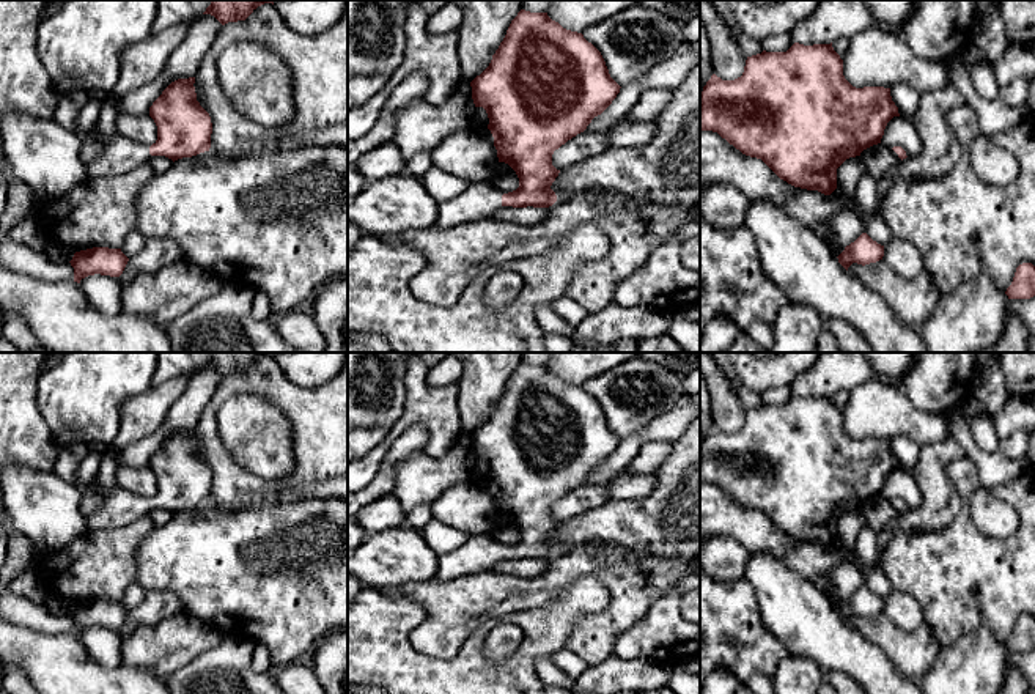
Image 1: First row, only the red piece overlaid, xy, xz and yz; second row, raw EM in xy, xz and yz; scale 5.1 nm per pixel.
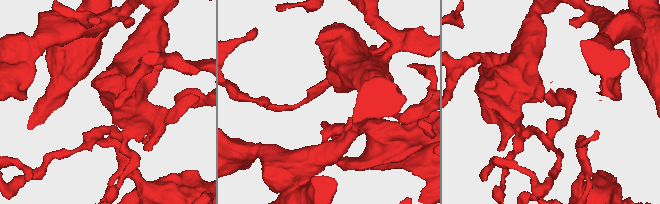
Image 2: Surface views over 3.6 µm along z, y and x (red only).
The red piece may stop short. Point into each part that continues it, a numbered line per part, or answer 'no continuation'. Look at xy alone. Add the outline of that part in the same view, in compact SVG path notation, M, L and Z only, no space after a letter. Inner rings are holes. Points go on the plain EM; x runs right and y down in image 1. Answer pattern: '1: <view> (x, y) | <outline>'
1: xy (120, 507) | M113 488L109 491L102 505L87 516L87 529L118 529L148 516L149 510L151 507L148 497L132 494L121 488Z

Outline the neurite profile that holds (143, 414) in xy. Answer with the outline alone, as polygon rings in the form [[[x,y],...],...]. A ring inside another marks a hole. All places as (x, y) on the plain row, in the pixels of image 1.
[[[182,375],[126,400],[121,406],[120,430],[110,445],[123,450],[156,433],[187,386],[189,376]]]

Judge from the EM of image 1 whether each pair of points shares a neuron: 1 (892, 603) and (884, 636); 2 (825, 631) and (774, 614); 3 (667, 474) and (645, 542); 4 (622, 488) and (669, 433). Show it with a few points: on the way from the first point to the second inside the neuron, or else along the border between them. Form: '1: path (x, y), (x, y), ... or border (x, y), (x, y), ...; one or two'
1: border (881, 612), (905, 630), (914, 630), (924, 620); two
2: path (812, 628), (798, 614), (787, 614); one
3: path (667, 491), (667, 516), (659, 524); one
4: border (620, 474), (614, 480); two

